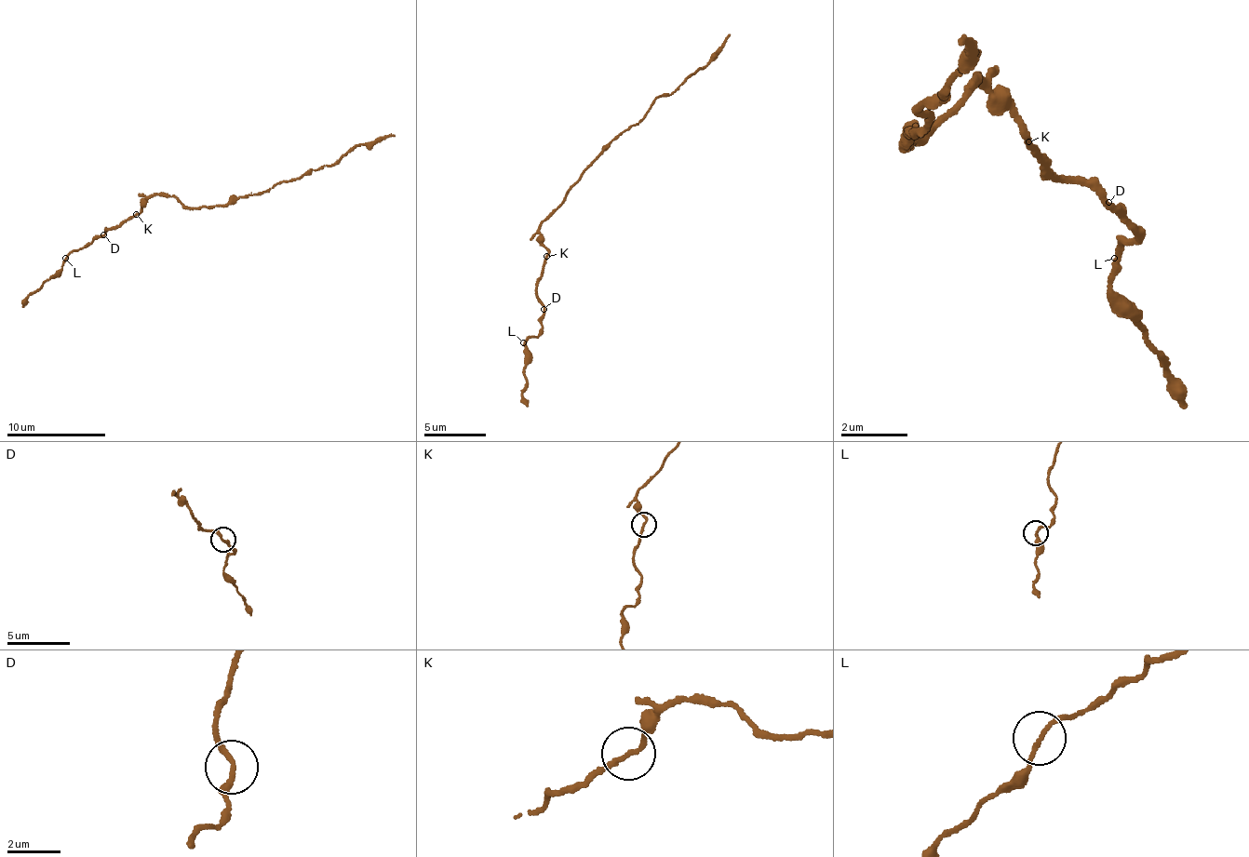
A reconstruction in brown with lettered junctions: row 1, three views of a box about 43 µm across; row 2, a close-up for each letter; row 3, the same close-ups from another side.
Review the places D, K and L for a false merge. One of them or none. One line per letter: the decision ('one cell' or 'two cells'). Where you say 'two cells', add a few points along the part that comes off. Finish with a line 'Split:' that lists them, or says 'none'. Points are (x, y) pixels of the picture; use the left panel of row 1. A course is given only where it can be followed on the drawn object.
D: one cell
K: two cells; foreign part runs (137, 215), (146, 200), (156, 194), (169, 194), (187, 207), (224, 203), (323, 168), (360, 145), (395, 134)
L: one cell
Split: K

